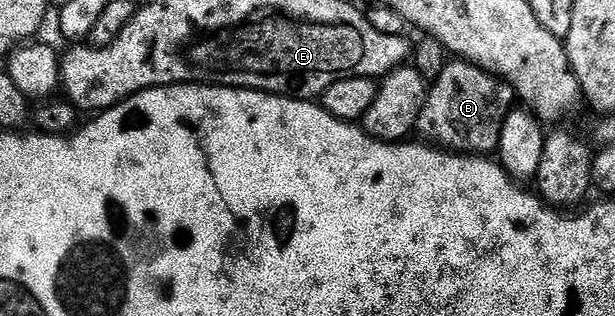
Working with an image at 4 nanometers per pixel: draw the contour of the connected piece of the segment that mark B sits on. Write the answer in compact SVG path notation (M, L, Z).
M459 58L447 61L442 73L429 87L426 105L417 119L415 135L432 136L432 144L438 146L438 138L446 136L480 136L496 132L501 128L516 95L513 87L503 80L497 80L487 71Z

